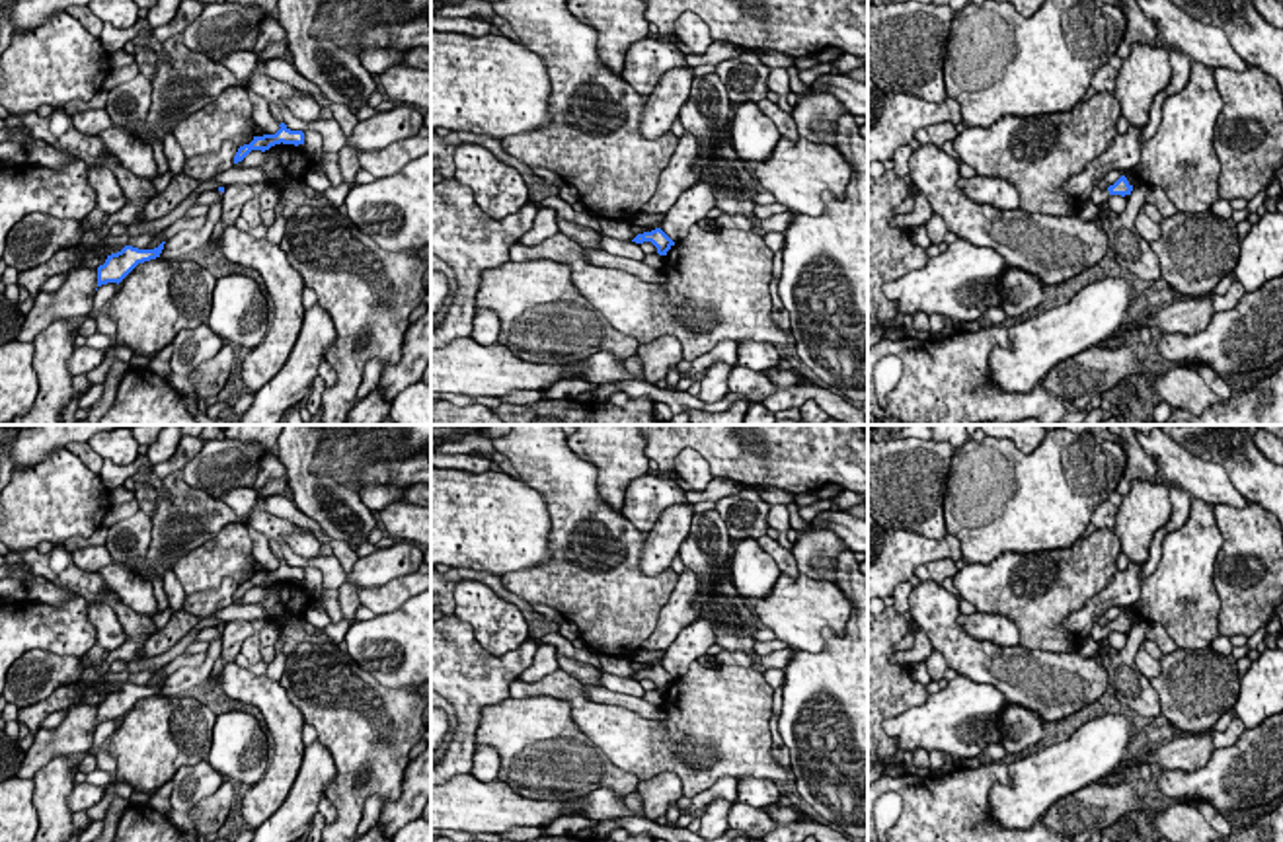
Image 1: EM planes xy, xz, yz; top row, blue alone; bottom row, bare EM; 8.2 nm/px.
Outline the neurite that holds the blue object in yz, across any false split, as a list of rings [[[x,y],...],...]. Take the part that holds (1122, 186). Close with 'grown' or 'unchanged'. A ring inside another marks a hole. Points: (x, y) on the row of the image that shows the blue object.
[[[1121,175],[1113,185],[1109,185],[1108,189],[1100,189],[1100,187],[1094,187],[1092,195],[1090,195],[1090,201],[1094,205],[1104,205],[1108,201],[1109,195],[1131,195],[1133,191],[1133,185],[1127,181],[1125,175]]]; grown

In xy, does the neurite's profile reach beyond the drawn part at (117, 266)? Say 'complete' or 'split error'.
complete

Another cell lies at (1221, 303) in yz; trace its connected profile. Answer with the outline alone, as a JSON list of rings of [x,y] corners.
[[[1232,277],[1232,283],[1225,294],[1217,294],[1215,290],[1209,292],[1209,300],[1213,304],[1215,314],[1232,310],[1242,296],[1246,294],[1246,288]]]

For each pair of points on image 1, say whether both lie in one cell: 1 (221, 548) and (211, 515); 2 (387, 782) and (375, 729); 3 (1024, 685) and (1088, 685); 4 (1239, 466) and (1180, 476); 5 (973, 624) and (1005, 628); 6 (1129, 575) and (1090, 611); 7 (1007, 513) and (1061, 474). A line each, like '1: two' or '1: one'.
1: two
2: one
3: one
4: two
5: one
6: one
7: one

